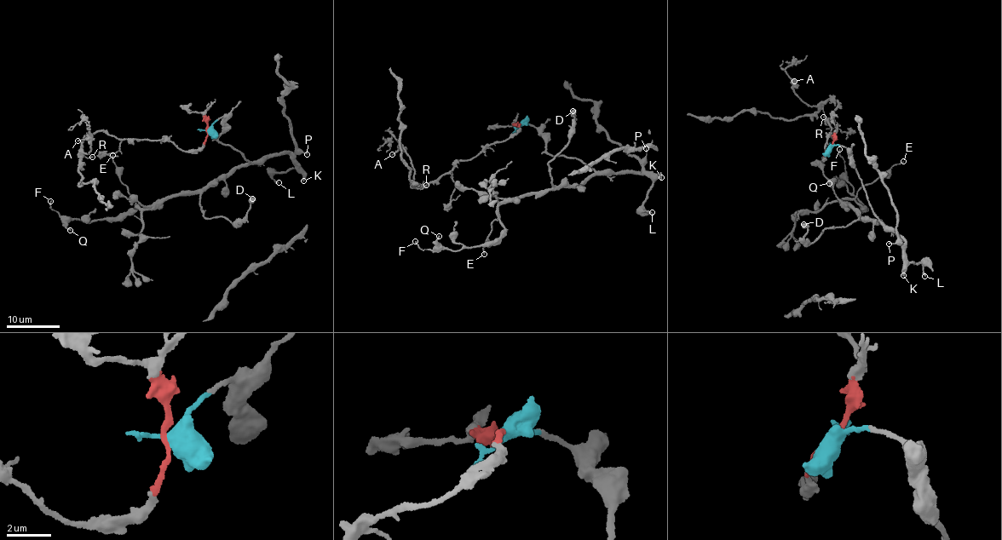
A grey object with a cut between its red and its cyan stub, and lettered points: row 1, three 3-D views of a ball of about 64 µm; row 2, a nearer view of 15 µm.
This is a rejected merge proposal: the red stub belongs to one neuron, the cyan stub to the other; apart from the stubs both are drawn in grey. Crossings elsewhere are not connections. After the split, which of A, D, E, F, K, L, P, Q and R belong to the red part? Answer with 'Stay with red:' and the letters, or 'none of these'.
Stay with red: A, R

